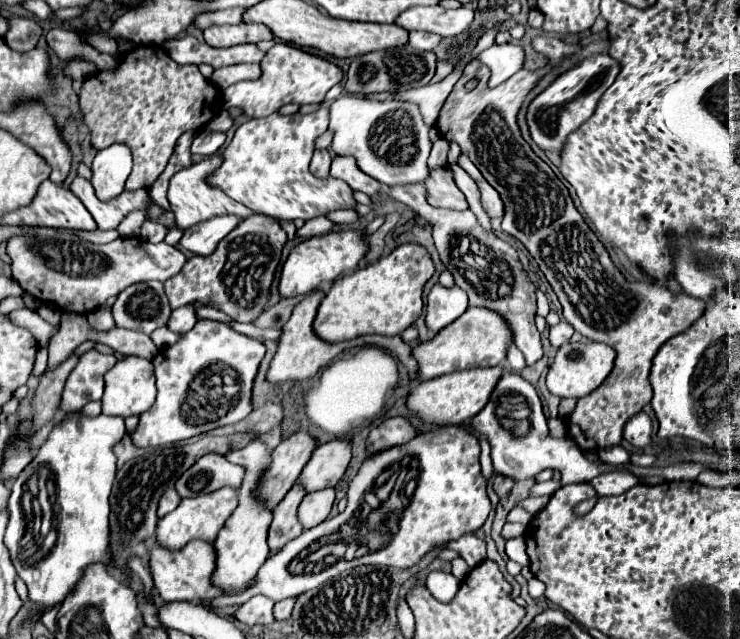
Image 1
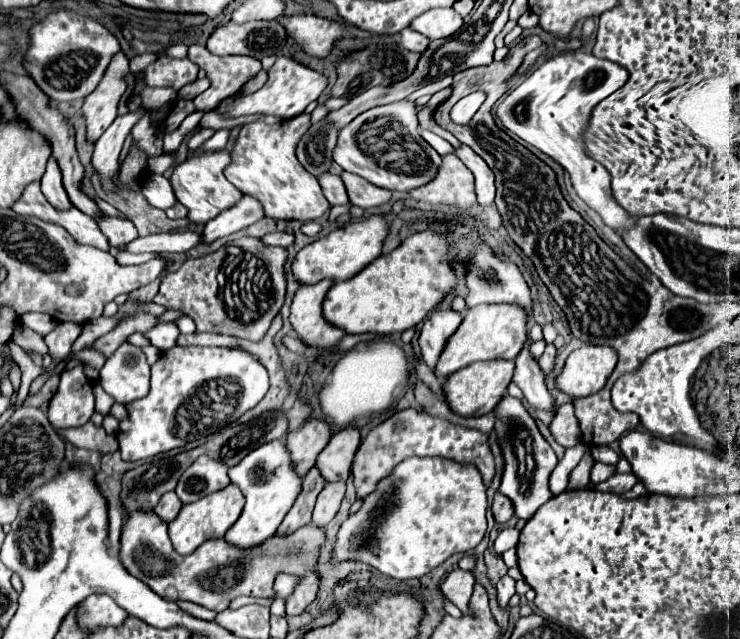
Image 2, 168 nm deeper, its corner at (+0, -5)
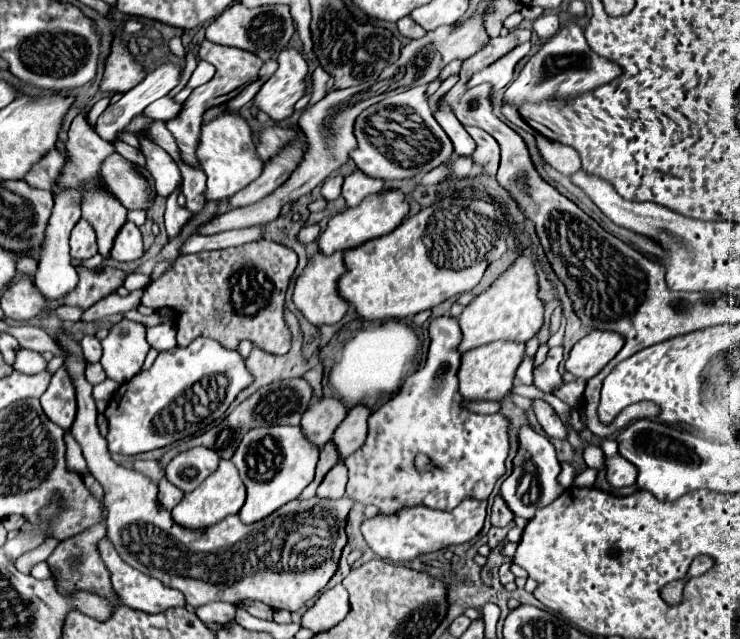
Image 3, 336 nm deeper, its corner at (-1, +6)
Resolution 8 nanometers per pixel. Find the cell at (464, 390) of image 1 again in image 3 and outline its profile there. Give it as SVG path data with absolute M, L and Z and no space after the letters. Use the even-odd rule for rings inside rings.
M496 340L492 344L486 344L462 354L462 364L458 370L460 394L466 400L502 400L512 388L516 368L524 358L524 348L526 348L524 342Z

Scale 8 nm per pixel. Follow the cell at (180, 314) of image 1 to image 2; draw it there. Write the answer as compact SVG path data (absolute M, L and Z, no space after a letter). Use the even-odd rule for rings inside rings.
M169 321L169 323L159 323L155 329L147 331L145 337L147 337L155 347L159 347L161 351L167 351L167 349L171 349L171 347L175 345L175 341L177 341L177 337L179 337L179 329L177 329L177 325L175 325L173 321Z

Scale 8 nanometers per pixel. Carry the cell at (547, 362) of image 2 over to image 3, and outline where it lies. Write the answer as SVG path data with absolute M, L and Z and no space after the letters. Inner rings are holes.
M562 346L550 348L546 362L534 370L534 386L538 386L546 394L550 394L556 386L562 384L562 376L558 372L558 366L562 362L562 354L564 354Z

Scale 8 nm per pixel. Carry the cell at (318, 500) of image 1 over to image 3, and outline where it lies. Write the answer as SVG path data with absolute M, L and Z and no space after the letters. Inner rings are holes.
M338 462L322 480L322 484L318 486L318 496L320 498L342 498L344 496L344 488L348 482L348 470L342 462Z

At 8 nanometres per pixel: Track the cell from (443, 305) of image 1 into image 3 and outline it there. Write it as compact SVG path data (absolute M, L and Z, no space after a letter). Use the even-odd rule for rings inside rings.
M440 316L430 322L430 350L426 358L426 366L422 370L416 370L412 376L408 376L402 382L402 388L396 396L392 396L388 402L384 402L376 412L372 412L368 420L368 438L364 446L360 446L354 454L350 454L344 464L350 472L350 480L346 486L346 494L362 502L364 506L374 504L382 514L396 514L402 508L410 506L426 506L434 510L450 512L454 510L462 500L474 498L474 500L486 500L498 482L506 474L506 456L510 450L508 442L508 418L502 414L494 416L480 416L470 410L466 410L464 398L458 392L458 378L456 372L460 368L462 354L458 352L458 344L462 340L460 326L450 316ZM418 454L426 454L432 470L420 472L414 466L414 458Z

